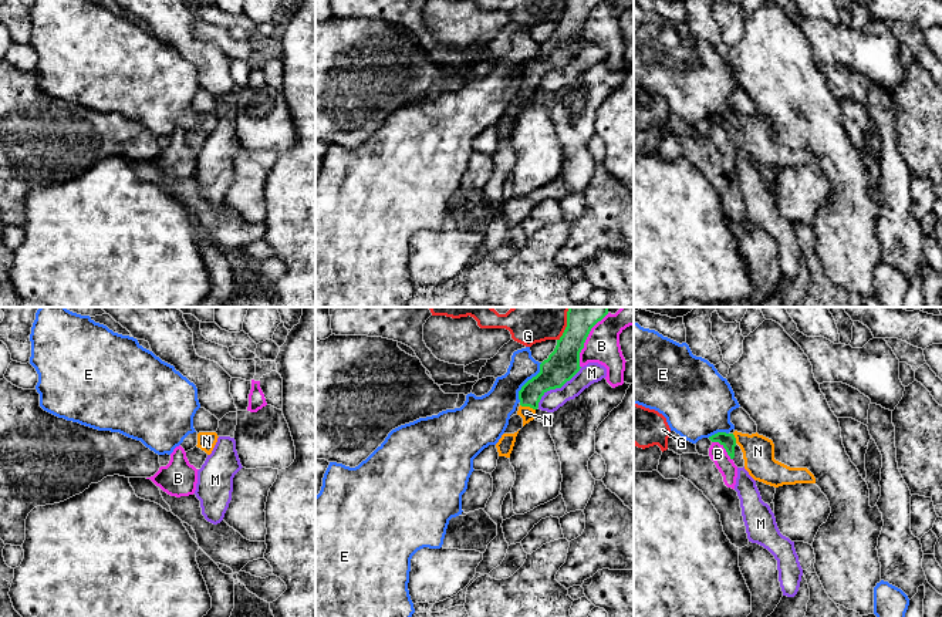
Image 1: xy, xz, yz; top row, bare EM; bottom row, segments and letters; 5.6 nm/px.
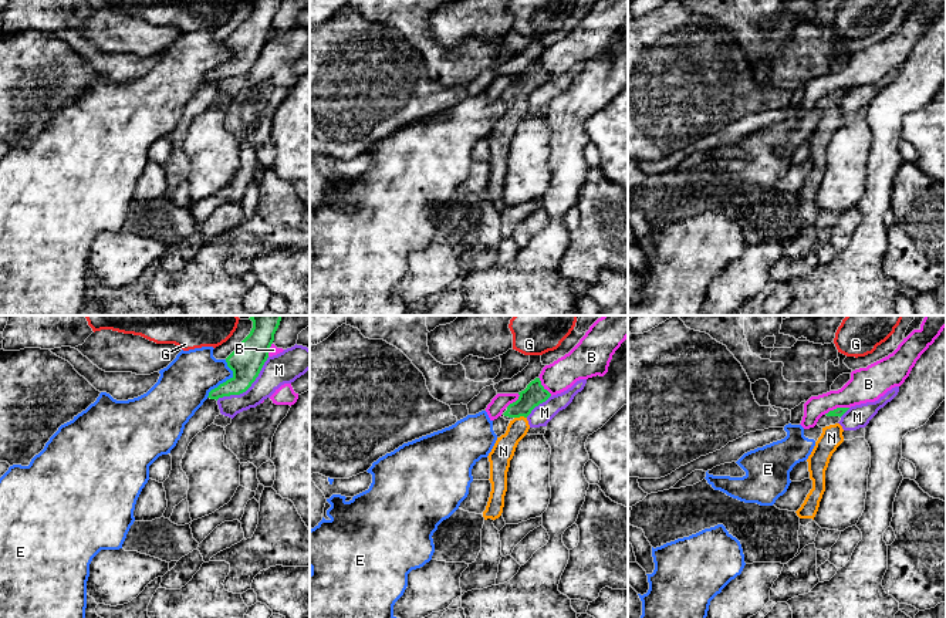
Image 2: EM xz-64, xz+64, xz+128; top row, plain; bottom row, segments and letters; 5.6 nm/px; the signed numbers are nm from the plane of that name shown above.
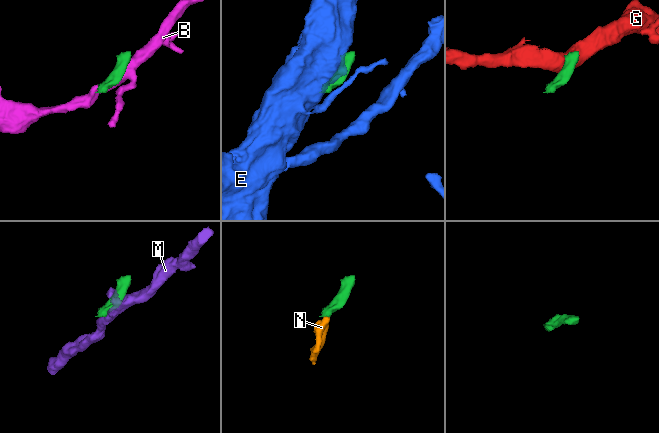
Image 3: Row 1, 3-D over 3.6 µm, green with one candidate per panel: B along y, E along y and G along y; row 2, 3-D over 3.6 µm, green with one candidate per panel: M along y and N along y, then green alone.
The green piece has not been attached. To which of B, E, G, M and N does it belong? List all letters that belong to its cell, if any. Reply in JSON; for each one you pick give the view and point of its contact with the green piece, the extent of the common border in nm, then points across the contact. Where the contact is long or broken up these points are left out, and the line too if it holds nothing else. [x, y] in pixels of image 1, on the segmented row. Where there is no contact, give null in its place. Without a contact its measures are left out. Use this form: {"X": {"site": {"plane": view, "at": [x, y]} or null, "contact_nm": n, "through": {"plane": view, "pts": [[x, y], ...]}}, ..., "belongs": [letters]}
{"N": {"site": {"plane": "xz", "at": [527, 405]}, "contact_nm": 90, "through": {"plane": "xz", "pts": [[554, 371], [529, 397], [527, 405], [526, 412]]}}, "belongs": ["N"]}

